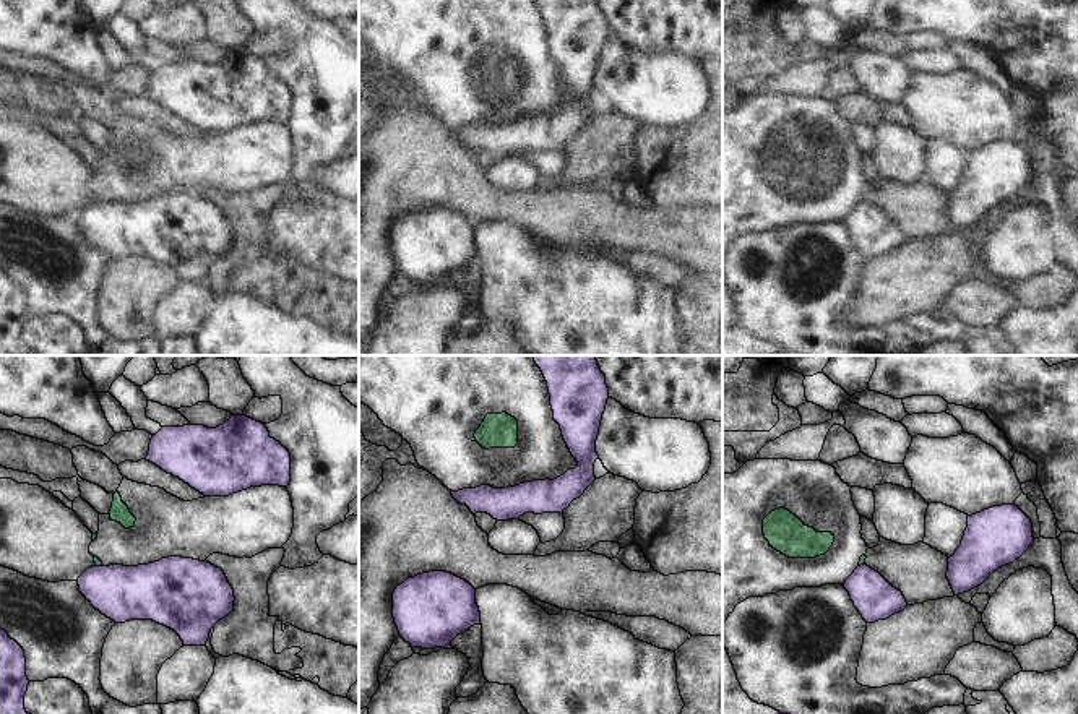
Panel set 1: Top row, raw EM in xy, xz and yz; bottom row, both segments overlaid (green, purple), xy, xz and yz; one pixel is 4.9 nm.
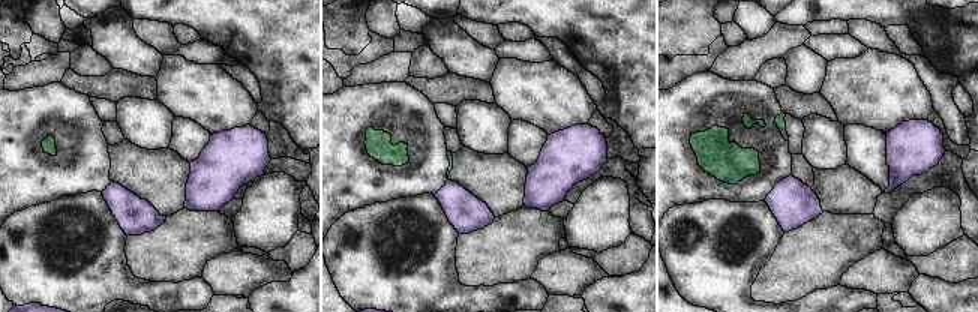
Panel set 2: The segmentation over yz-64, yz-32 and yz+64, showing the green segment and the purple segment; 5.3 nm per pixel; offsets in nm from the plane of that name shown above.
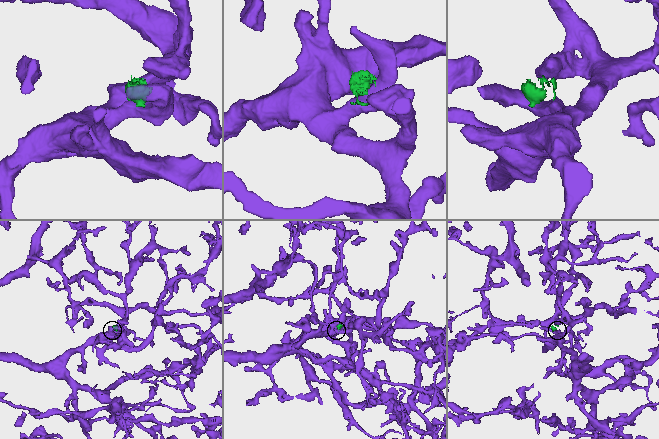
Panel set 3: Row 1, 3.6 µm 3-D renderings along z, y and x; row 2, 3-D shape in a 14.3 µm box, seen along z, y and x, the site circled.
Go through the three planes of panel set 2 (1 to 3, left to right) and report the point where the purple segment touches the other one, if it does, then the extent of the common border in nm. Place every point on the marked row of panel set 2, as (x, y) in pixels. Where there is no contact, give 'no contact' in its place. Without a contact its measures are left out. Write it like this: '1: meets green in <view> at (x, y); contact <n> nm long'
1: no contact
2: no contact
3: no contact

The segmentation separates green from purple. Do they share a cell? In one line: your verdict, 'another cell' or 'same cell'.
another cell

